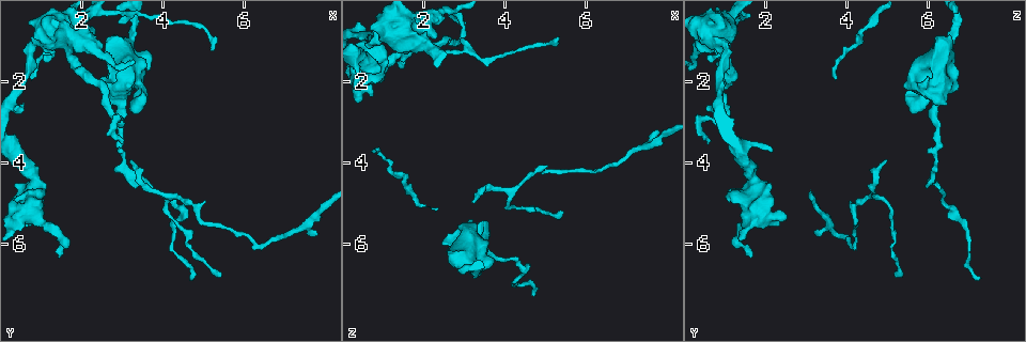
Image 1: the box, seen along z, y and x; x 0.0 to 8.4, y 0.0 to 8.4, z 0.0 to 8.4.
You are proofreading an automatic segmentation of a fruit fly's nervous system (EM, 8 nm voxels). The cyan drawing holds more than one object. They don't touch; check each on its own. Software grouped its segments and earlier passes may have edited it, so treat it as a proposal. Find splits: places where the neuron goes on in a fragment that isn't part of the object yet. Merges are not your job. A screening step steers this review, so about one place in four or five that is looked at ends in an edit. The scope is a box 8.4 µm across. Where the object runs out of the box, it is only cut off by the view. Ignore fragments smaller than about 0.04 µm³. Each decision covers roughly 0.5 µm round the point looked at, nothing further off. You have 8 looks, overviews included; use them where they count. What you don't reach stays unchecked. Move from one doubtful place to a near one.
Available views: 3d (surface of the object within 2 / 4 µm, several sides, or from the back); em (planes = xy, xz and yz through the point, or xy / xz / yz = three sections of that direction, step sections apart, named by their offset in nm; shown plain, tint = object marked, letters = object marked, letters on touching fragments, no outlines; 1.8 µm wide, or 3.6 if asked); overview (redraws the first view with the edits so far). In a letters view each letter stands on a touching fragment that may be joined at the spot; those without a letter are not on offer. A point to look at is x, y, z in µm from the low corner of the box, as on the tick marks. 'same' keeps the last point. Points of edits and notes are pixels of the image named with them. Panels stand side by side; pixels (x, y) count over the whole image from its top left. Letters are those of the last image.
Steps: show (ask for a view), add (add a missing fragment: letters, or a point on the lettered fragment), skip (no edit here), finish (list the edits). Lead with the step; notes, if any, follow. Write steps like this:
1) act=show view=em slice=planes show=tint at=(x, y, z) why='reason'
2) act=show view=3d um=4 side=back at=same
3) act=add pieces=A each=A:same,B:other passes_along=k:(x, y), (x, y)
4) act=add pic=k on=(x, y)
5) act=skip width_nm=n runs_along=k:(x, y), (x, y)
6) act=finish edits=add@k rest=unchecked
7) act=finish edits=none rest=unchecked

act=show view=3d um=4 at=(1.10, 1.45, 0.60) why='free end'

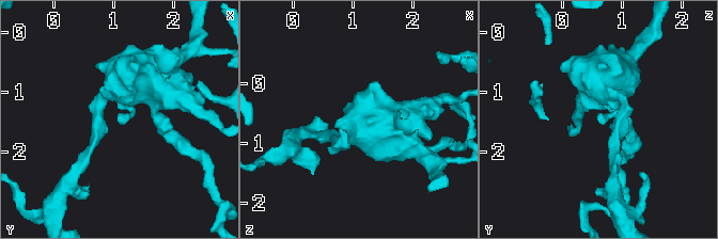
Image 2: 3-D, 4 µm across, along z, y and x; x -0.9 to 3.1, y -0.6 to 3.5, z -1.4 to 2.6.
act=show view=em slice=planes show=plain at=(1.05, 1.40, 0.60)

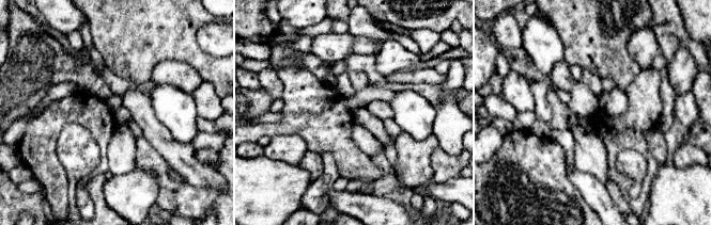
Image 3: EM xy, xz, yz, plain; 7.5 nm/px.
act=show view=em slice=planes show=letters at=same why='see the neighbours'

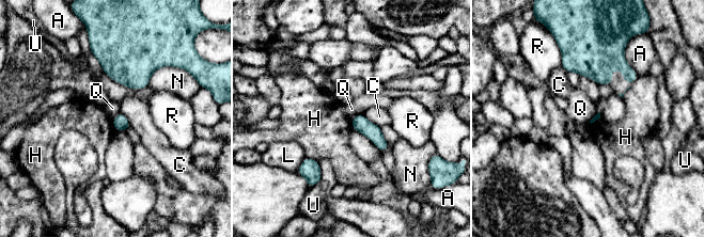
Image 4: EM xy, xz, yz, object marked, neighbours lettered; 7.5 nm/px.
act=skip each=A:other,C:other,H:other,L:other,N:other,Q:other,R:other,U:other border=4:(120, 111), (112, 120) found='no lettered fragment goes on from it'

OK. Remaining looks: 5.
act=show view=3d um=2 at=(5.15, 1.20, 1.10) why='thin end'

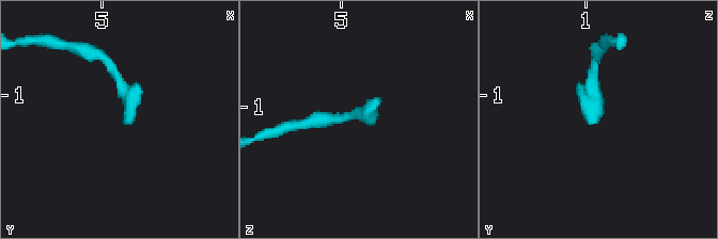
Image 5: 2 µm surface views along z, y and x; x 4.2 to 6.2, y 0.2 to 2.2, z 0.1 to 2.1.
act=show view=em slice=planes show=letters at=(5.22, 1.22, 1.02)

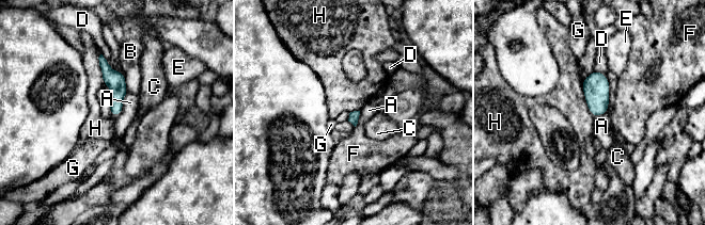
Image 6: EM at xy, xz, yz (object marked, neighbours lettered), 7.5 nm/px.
act=skip width_nm=80 each=A:other,B:other,C:other,D:other,E:other,F:other,G:other,H:other runs_along=6:(102, 60), (115, 82), (115, 113) found='none of them fits'

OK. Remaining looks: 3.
act=show view=em um=3.6 slice=xz step=4 show=letters at=(6.45, 6.10, 4.15)

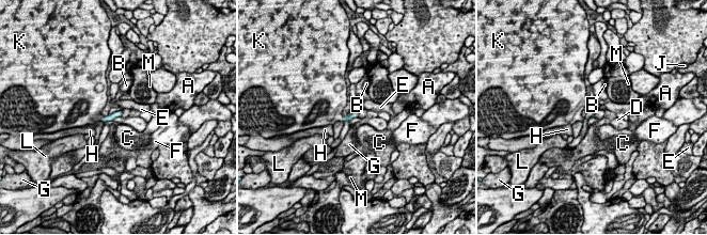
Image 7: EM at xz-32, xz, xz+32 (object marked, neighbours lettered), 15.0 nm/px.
act=add pieces=K each=A:other,B:other,C:other,D:other,E:other,F:other,G:other,H:other,J:other,K:same,L:other,M:other passes_along=7:(115, 114), (100, 118), (87, 109) found='it goes on there'

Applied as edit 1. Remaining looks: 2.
act=show view=3d um=2 at=(3.50, 2.25, 5.50) why='free end'

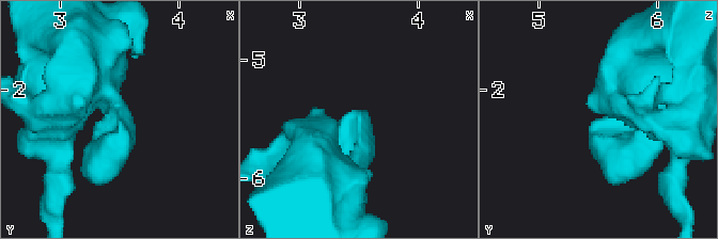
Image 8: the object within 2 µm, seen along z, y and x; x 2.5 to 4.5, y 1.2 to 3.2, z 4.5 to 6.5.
act=show view=em slice=xz step=16 show=letters at=(3.48, 2.28, 5.46)

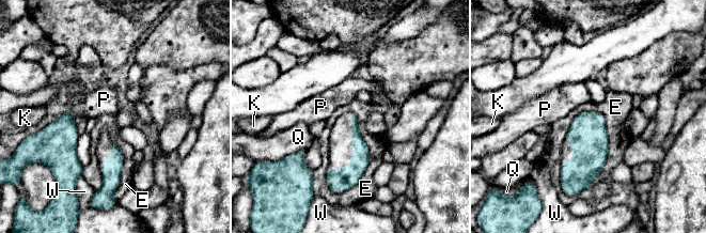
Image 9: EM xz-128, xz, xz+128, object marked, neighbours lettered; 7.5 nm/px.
act=skip each=E:other,K:other,P:other,Q:other,W:other border=9:(351, 112), (369, 165), (346, 189) found='no lettered fragment goes on from it'

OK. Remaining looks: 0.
act=finish edits=add@7 rest=unchecked

